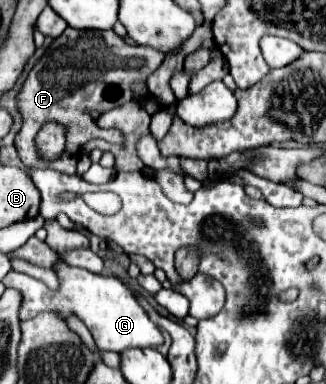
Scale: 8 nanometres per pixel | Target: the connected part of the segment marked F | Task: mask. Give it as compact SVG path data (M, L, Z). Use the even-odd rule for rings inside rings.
M66 29L60 37L56 37L46 49L44 55L38 59L38 63L28 73L22 89L16 95L16 107L22 115L22 129L16 133L16 149L24 165L36 165L38 169L50 167L68 175L76 173L76 163L80 157L80 145L84 145L92 139L103 138L111 143L123 143L122 134L115 129L101 129L92 119L92 111L104 113L114 107L120 107L128 101L138 99L138 95L132 91L134 83L144 83L146 77L156 69L156 51L140 45L128 45L122 37L118 37L114 31L80 31L80 29ZM46 123L58 123L66 129L66 151L60 155L58 161L46 161L40 157L40 151L36 147L36 133Z

